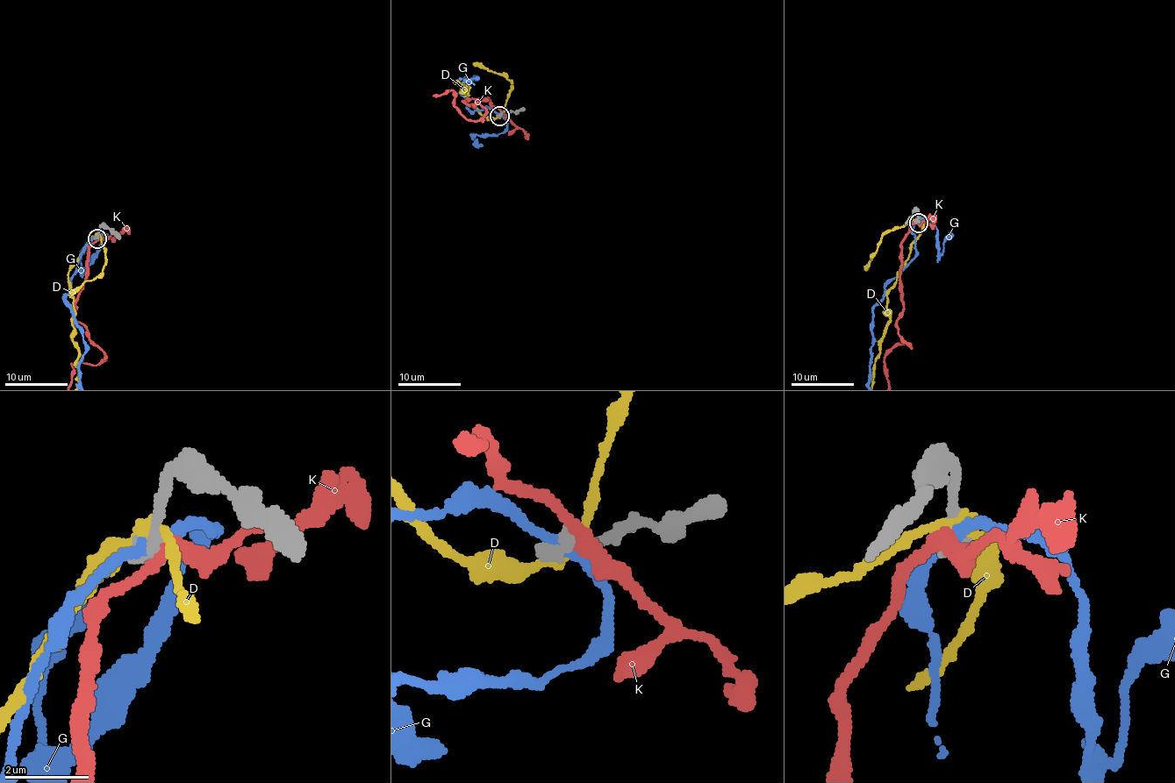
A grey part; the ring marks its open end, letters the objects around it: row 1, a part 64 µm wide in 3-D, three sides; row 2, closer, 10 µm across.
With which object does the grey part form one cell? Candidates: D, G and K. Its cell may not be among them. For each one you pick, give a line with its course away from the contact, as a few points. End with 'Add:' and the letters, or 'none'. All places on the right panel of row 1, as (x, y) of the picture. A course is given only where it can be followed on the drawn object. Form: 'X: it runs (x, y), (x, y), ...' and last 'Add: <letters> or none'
Add: none

